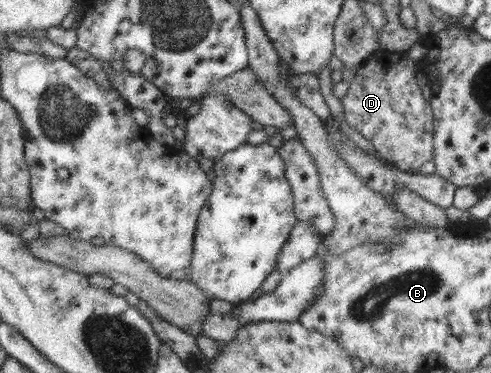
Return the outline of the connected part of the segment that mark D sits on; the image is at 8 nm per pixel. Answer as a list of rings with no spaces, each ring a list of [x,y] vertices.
[[[378,50],[372,57],[357,68],[355,78],[349,85],[345,98],[341,100],[343,116],[351,128],[355,128],[375,148],[376,152],[393,166],[405,172],[419,172],[421,165],[434,155],[434,140],[432,139],[433,111],[429,100],[425,100],[421,87],[415,78],[418,72],[417,63],[409,59],[407,52]]]

